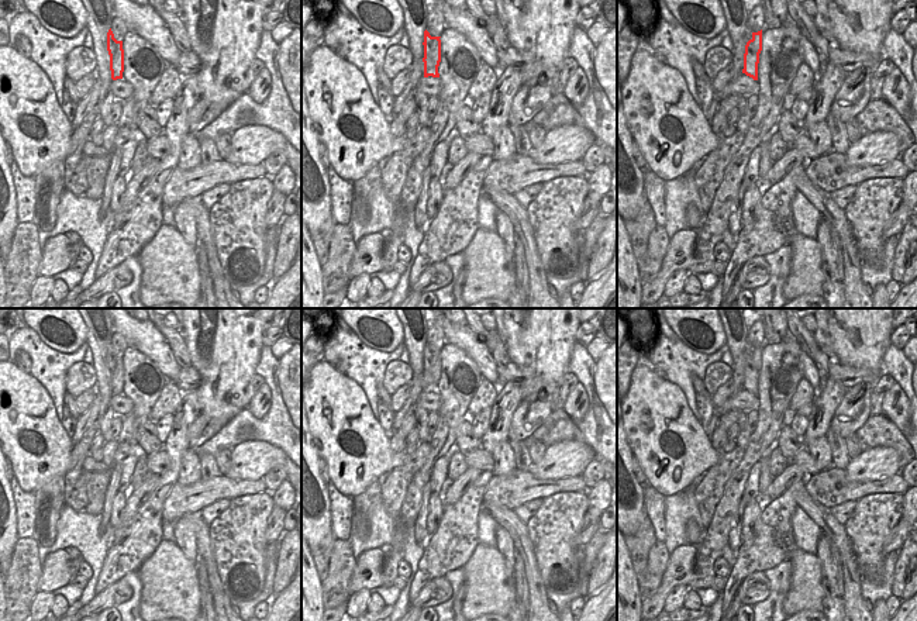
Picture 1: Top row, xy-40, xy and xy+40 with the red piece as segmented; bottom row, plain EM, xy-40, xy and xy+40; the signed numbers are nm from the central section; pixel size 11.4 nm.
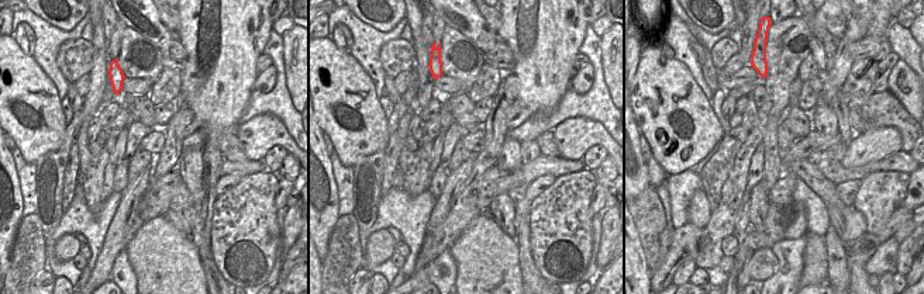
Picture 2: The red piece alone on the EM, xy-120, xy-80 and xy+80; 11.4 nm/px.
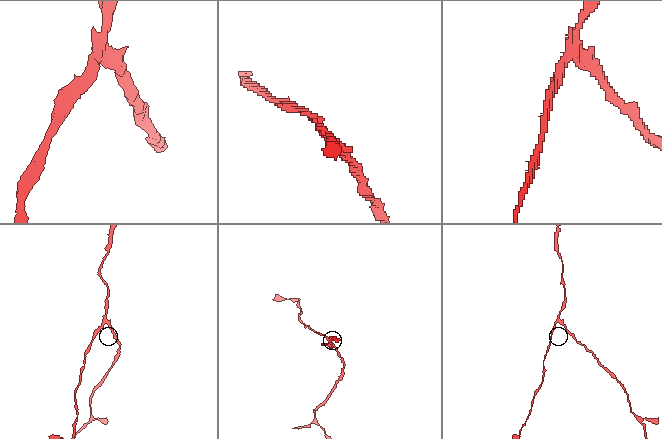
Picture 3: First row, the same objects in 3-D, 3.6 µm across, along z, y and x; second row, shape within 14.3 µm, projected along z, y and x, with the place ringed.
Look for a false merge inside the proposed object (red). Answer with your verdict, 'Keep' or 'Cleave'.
Cleave

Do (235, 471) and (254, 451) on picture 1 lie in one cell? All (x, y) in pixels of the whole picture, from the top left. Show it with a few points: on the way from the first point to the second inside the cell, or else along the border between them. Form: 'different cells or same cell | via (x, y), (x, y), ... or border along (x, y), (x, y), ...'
same cell | via (240, 466), (251, 455)

